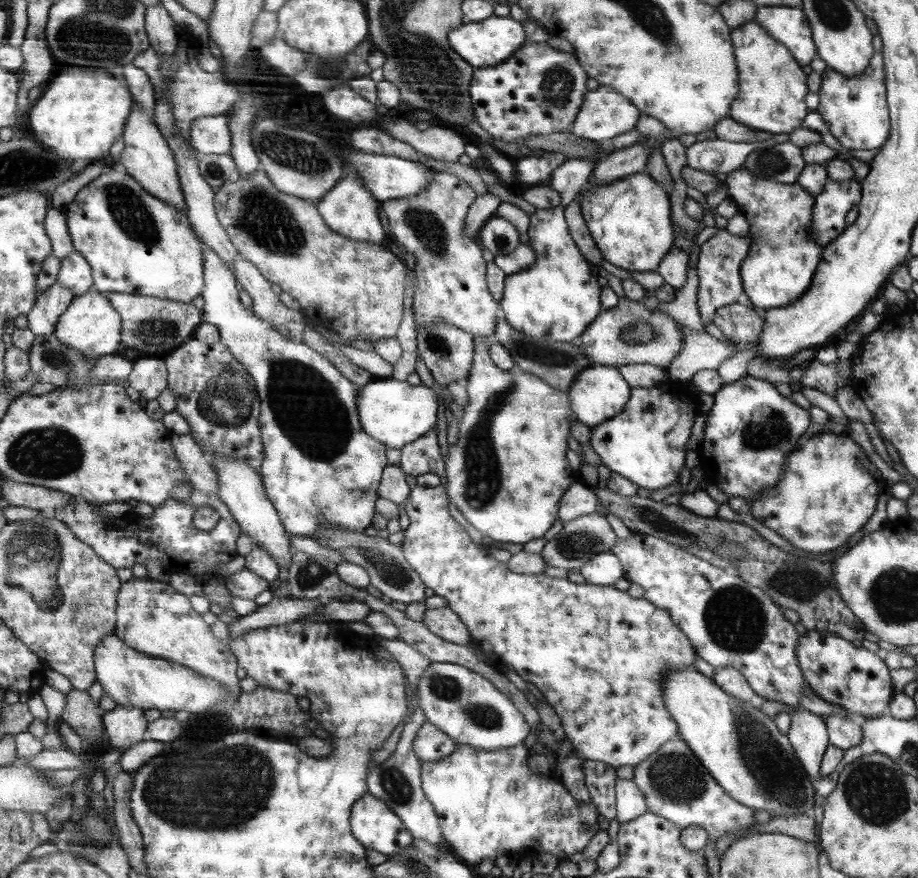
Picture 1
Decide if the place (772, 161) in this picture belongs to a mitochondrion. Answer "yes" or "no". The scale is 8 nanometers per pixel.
yes

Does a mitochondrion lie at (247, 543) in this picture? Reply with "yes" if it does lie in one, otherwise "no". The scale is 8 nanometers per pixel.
no

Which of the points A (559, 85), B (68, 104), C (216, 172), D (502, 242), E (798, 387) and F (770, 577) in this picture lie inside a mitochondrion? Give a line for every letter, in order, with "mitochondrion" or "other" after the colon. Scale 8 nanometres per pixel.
A: mitochondrion
B: other
C: mitochondrion
D: mitochondrion
E: other
F: mitochondrion

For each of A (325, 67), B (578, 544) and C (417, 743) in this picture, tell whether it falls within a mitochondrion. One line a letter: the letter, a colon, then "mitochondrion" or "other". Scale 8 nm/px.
A: mitochondrion
B: mitochondrion
C: other

